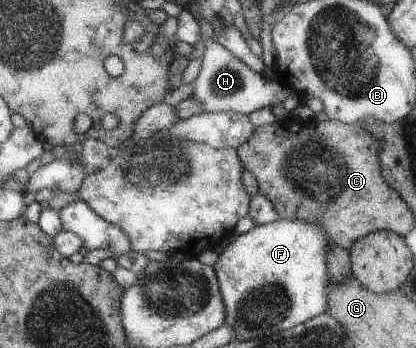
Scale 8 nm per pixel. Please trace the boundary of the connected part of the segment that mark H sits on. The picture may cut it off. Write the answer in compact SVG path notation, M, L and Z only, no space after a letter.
M195 17L202 30L204 40L204 57L200 72L194 80L192 98L202 104L202 113L235 112L249 115L261 108L270 108L282 104L289 96L301 98L296 90L286 88L276 80L269 80L260 73L254 72L242 60L238 60L224 46L214 40L213 26L204 18Z

